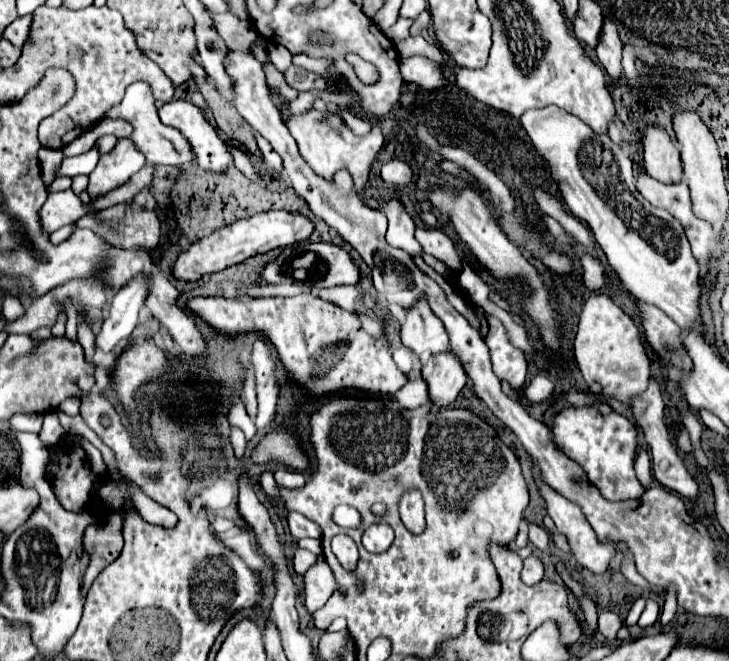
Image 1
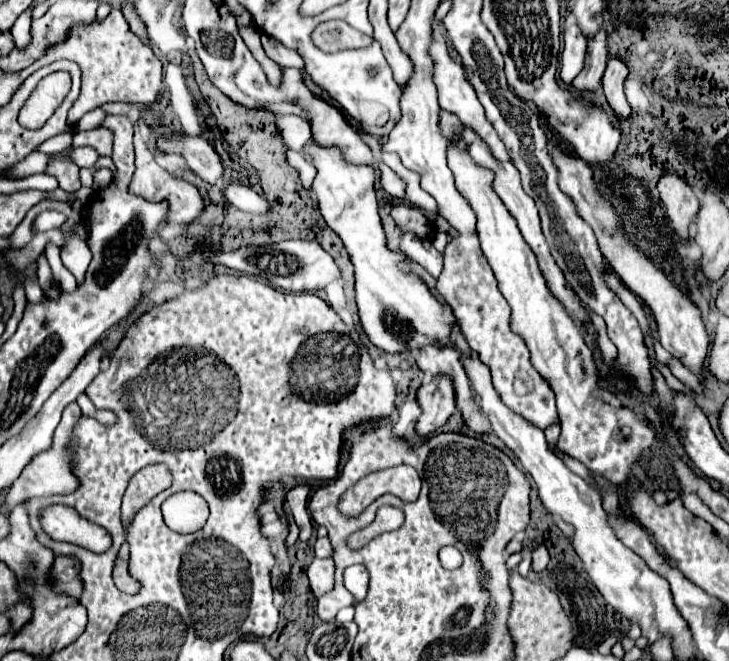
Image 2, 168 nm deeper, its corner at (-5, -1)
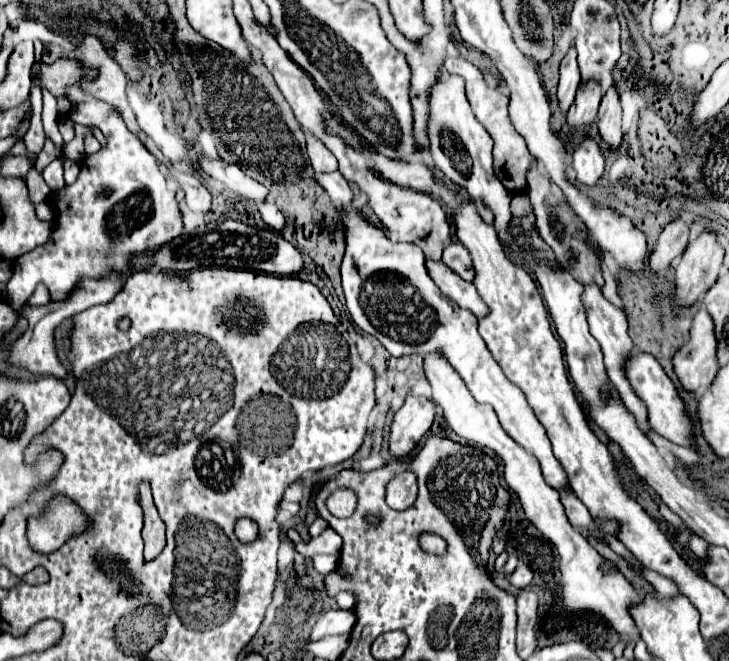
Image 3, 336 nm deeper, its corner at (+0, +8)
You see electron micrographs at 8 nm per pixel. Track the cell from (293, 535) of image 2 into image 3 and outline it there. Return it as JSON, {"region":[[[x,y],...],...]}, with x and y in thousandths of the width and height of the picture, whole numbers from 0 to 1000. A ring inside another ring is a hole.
{"region":[[[446,800],[438,812],[429,812],[424,821],[405,821],[405,831],[418,843],[429,843],[435,837],[462,837],[468,831],[471,818],[457,800]]]}

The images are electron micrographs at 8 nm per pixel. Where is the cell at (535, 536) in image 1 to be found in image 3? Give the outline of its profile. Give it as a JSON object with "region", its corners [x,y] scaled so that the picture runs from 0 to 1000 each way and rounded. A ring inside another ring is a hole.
{"region":[[[712,849],[706,867],[698,873],[698,882],[701,882],[704,888],[709,888],[709,891],[720,891],[720,888],[728,882],[728,876],[731,876],[731,864],[728,864],[728,858],[726,858],[723,852]]]}

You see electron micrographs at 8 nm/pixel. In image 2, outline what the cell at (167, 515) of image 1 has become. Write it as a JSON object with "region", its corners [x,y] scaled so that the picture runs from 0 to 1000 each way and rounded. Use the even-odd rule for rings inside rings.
{"region":[[[262,743],[244,744],[221,766],[225,788],[241,805],[269,805],[280,796],[285,762]]]}

